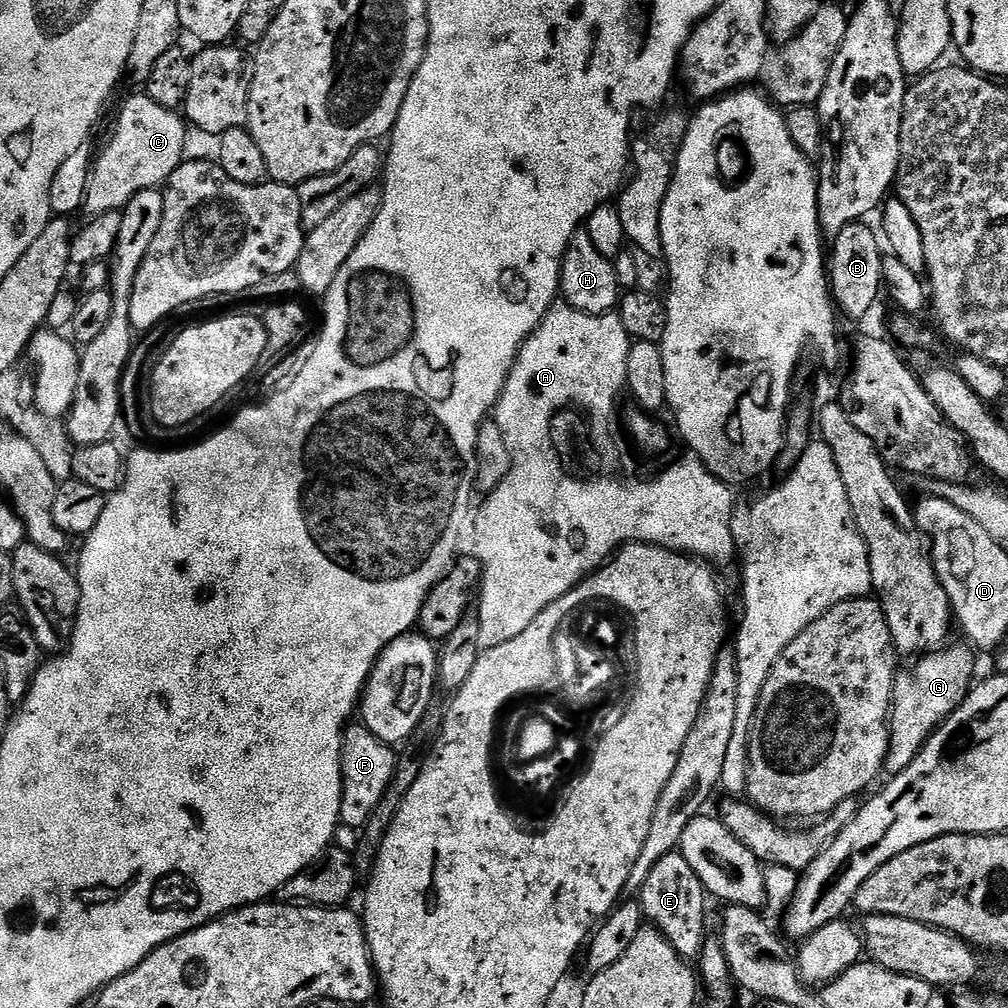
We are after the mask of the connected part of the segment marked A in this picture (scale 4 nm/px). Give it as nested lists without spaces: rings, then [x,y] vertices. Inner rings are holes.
[[[556,306],[544,315],[544,321],[524,341],[514,366],[508,371],[504,389],[496,400],[494,419],[498,430],[502,430],[506,450],[510,450],[512,468],[506,474],[506,478],[502,478],[498,487],[483,497],[484,505],[480,509],[479,507],[475,509],[476,525],[472,528],[472,536],[476,539],[474,555],[480,561],[482,569],[478,589],[478,609],[481,626],[480,642],[484,648],[502,646],[502,642],[518,638],[518,634],[522,634],[522,630],[526,630],[526,626],[530,626],[530,622],[534,622],[534,618],[538,618],[538,614],[542,614],[542,610],[550,606],[550,602],[558,602],[562,594],[574,590],[592,573],[603,568],[613,553],[623,548],[625,544],[655,544],[657,548],[668,548],[672,552],[683,552],[685,556],[703,558],[713,565],[728,564],[732,556],[734,560],[737,555],[738,549],[732,537],[733,489],[718,479],[695,454],[687,454],[688,456],[682,457],[681,460],[674,461],[661,476],[656,476],[653,480],[639,480],[636,476],[627,476],[624,473],[624,464],[620,461],[620,448],[616,445],[616,403],[619,402],[620,395],[624,396],[626,392],[626,362],[633,343],[626,326],[622,326],[619,315],[595,316],[567,306]]]

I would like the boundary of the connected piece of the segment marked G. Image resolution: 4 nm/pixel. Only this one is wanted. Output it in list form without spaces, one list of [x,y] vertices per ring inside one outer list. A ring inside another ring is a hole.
[[[949,643],[943,648],[927,653],[912,672],[909,680],[901,679],[892,693],[892,714],[888,733],[889,773],[906,770],[910,762],[920,753],[924,743],[933,732],[956,711],[974,687],[976,676],[976,656],[967,643]],[[976,676],[976,677],[975,677]],[[973,679],[973,680],[972,680]]]

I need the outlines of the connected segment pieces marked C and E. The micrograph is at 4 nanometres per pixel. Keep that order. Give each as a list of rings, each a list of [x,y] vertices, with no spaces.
[[[146,94],[126,97],[116,116],[112,137],[101,152],[99,149],[91,167],[83,211],[88,211],[89,217],[120,212],[134,194],[147,188],[159,189],[185,159],[184,128],[186,124],[179,111],[158,106]]]
[[[679,850],[666,854],[666,858],[661,858],[654,865],[654,870],[650,870],[638,893],[638,903],[644,911],[645,921],[659,930],[670,946],[674,946],[676,953],[689,962],[695,961],[704,948],[704,900],[706,893],[702,882],[698,874],[690,870],[690,862],[686,862]]]

